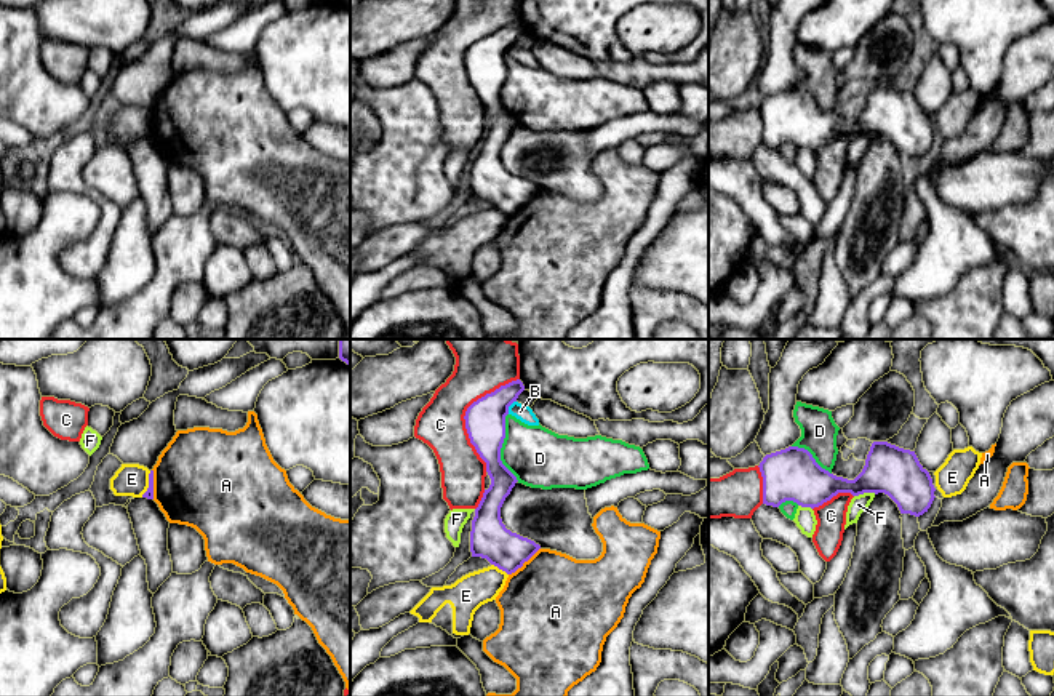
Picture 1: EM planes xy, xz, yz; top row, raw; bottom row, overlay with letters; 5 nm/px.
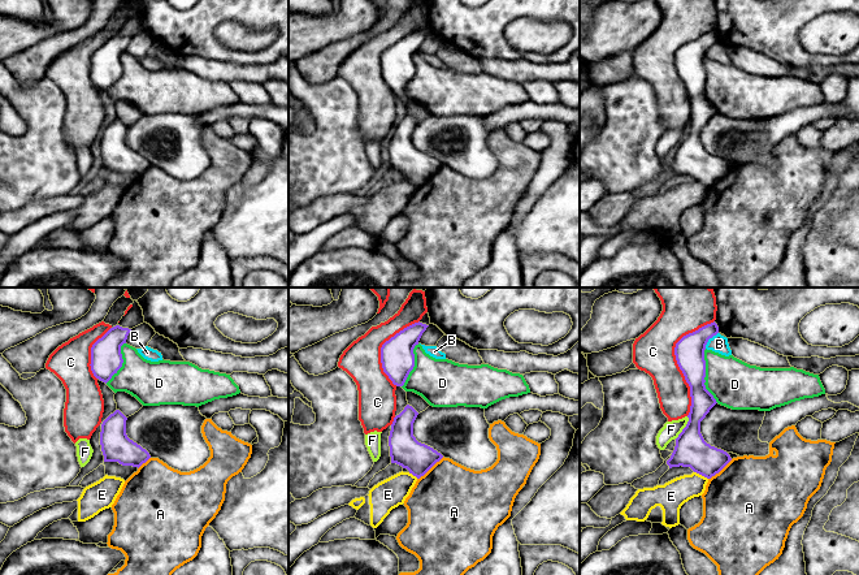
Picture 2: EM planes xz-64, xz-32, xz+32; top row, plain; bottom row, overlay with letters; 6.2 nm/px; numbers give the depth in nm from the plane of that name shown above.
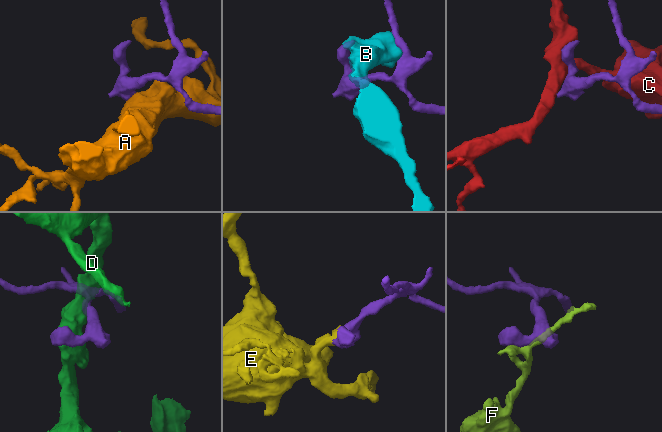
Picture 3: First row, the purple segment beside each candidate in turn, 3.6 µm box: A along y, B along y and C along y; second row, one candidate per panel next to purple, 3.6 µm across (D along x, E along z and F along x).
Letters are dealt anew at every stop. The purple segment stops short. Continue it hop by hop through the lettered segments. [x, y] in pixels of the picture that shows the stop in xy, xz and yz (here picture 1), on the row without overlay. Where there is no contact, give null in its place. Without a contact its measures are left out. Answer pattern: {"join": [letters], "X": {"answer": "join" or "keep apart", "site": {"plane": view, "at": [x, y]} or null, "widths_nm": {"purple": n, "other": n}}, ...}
{"join": [], "A": {"answer": "keep apart", "site": {"plane": "xz", "at": [523, 204]}, "widths_nm": {"purple": 200, "other": 480}}, "B": {"answer": "keep apart", "site": {"plane": "xz", "at": [509, 47]}, "widths_nm": {"purple": 200, "other": 80}}, "C": {"answer": "keep apart", "site": {"plane": "xz", "at": [466, 56]}, "widths_nm": {"purple": 200, "other": 240}}, "D": {"answer": "keep apart", "site": {"plane": "xz", "at": [501, 88]}, "widths_nm": {"purple": 200, "other": 300}}, "E": {"answer": "keep apart", "site": {"plane": "xy", "at": [149, 125]}, "widths_nm": {"purple": 50, "other": 160}}, "F": {"answer": "keep apart", "site": {"plane": "yz", "at": [864, 133]}, "widths_nm": {"purple": 240, "other": 90}}}

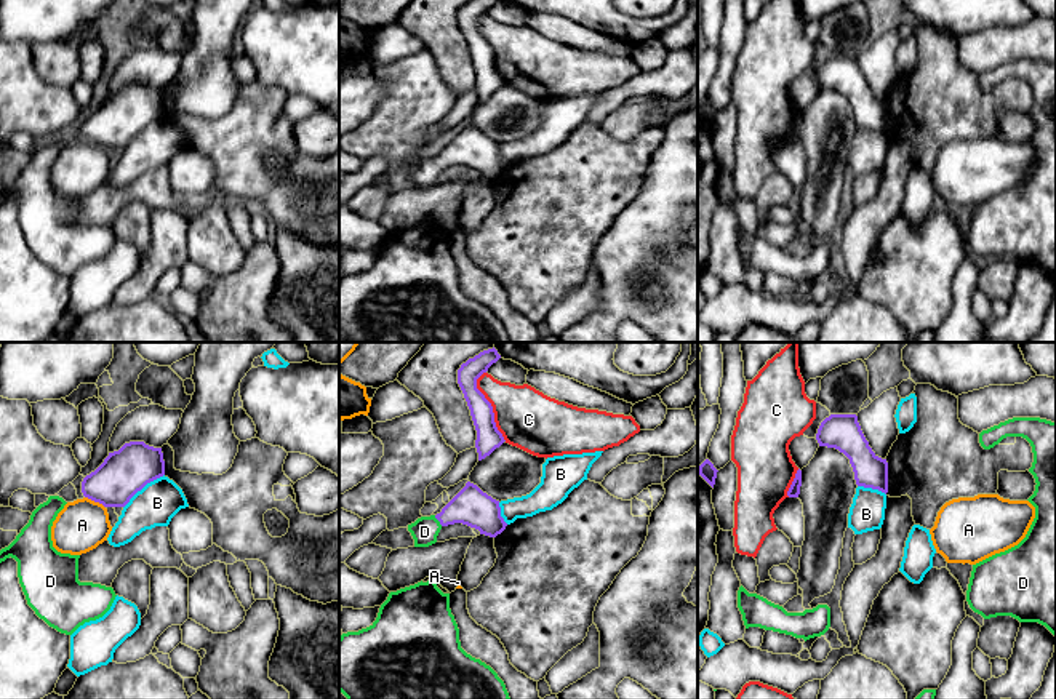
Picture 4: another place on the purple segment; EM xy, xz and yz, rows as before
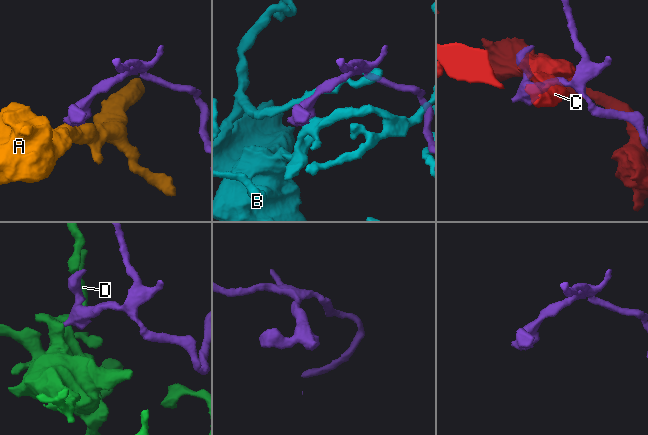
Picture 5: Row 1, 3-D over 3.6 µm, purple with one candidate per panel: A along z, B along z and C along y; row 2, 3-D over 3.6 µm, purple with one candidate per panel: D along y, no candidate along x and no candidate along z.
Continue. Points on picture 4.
{"join": ["D"], "A": {"answer": "keep apart", "site": {"plane": "xy", "at": [95, 143]}, "widths_nm": {"purple": 240, "other": 260}}, "B": {"answer": "keep apart", "site": {"plane": "xy", "at": [143, 128]}, "widths_nm": {"purple": 240, "other": 220}}, "C": {"answer": "keep apart", "site": {"plane": "xz", "at": [492, 48]}, "widths_nm": {"purple": 120, "other": 300}}, "D": {"answer": "join", "site": {"plane": "xz", "at": [437, 160]}, "widths_nm": {"purple": 190, "other": 140}}}

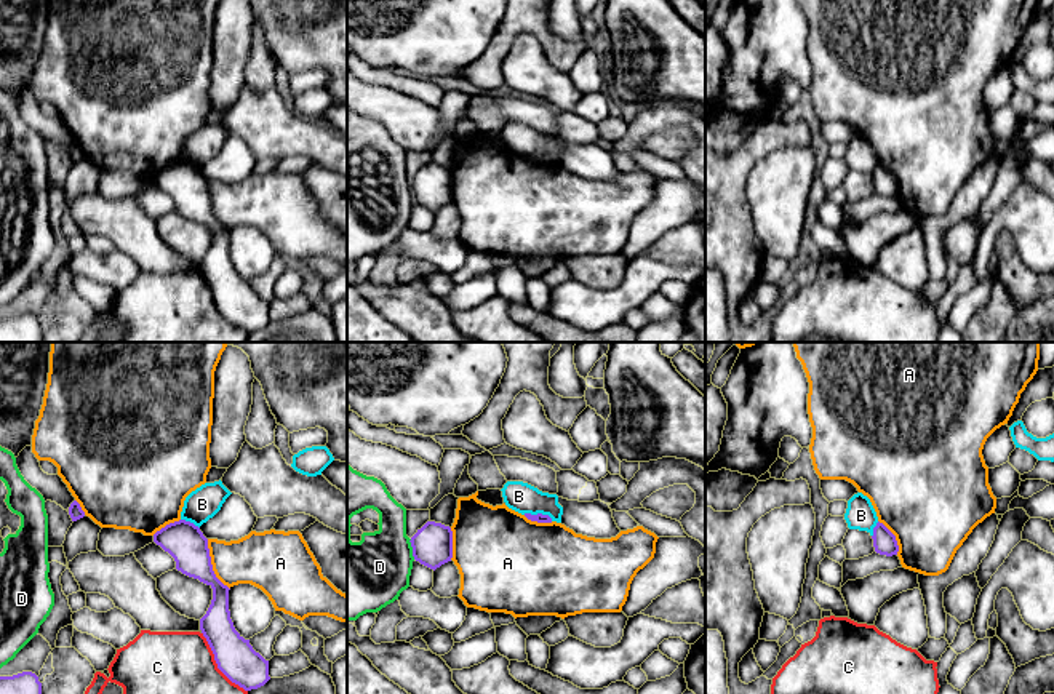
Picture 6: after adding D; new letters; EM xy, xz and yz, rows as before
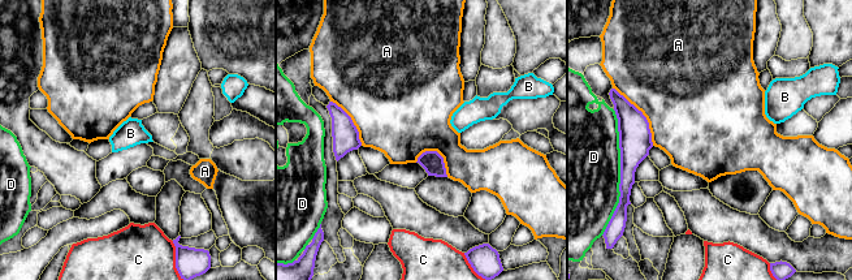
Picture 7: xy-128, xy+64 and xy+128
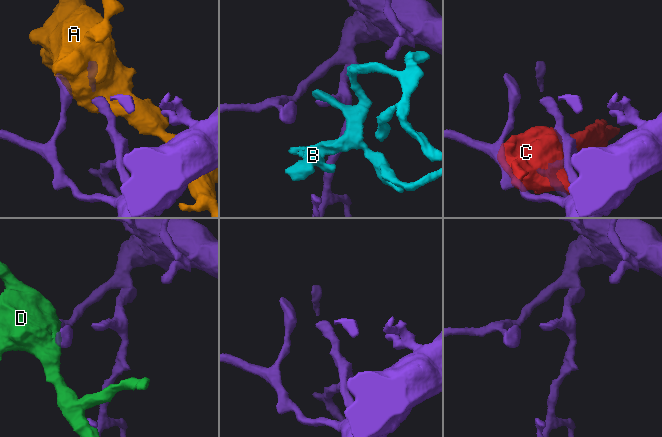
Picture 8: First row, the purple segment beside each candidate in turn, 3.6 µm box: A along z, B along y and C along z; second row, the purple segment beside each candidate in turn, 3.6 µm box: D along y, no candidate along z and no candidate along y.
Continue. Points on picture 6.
{"join": [], "A": {"answer": "keep apart", "site": {"plane": "xy", "at": [211, 207]}, "widths_nm": {"purple": 200, "other": 280}}, "B": {"answer": "keep apart", "site": {"plane": "xz", "at": [538, 155]}, "widths_nm": {"purple": 50, "other": 150}}, "C": {"answer": "keep apart", "site": {"plane": "xy", "at": [216, 304]}, "widths_nm": {"purple": 200, "other": 500}}, "D": {"answer": "keep apart", "site": {"plane": "xz", "at": [413, 191]}, "widths_nm": {"purple": 200, "other": 340}}}

